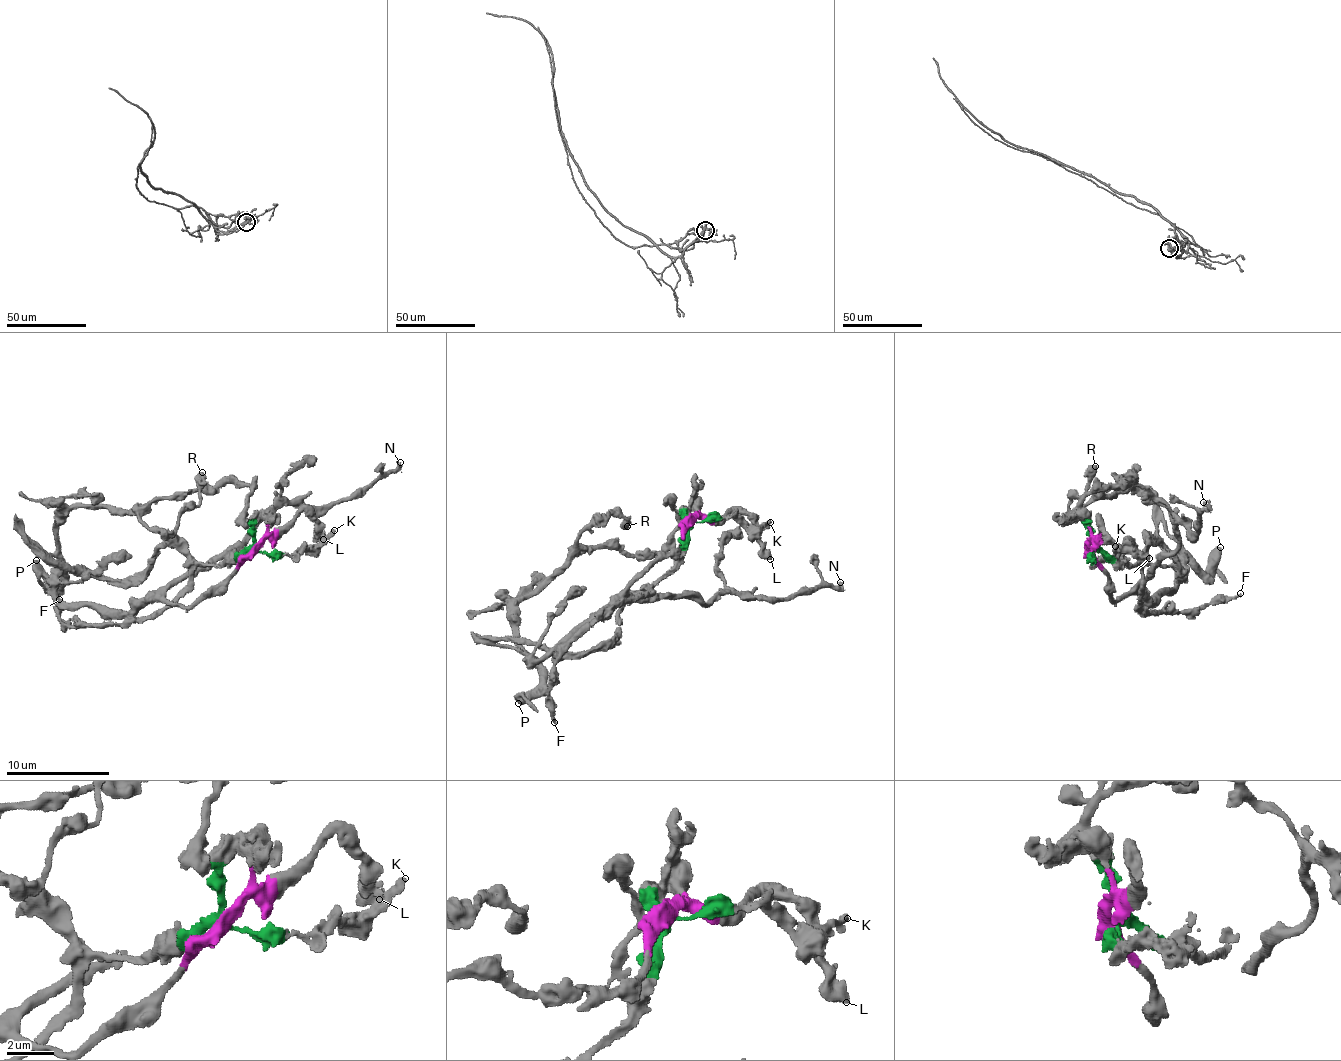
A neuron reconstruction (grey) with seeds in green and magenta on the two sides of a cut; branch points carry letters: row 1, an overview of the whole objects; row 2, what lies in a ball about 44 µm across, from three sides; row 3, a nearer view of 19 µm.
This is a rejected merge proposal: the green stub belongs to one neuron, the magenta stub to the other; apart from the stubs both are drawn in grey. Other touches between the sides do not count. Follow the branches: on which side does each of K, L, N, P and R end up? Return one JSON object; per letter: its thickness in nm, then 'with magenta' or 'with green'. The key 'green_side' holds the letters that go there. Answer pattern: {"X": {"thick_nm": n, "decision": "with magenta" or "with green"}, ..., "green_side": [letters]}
{"K": {"thick_nm": 320, "decision": "with green"}, "L": {"thick_nm": 500, "decision": "with magenta"}, "N": {"thick_nm": 280, "decision": "with magenta"}, "P": {"thick_nm": 400, "decision": "with magenta"}, "R": {"thick_nm": 600, "decision": "with magenta"}, "green_side": ["K"]}

